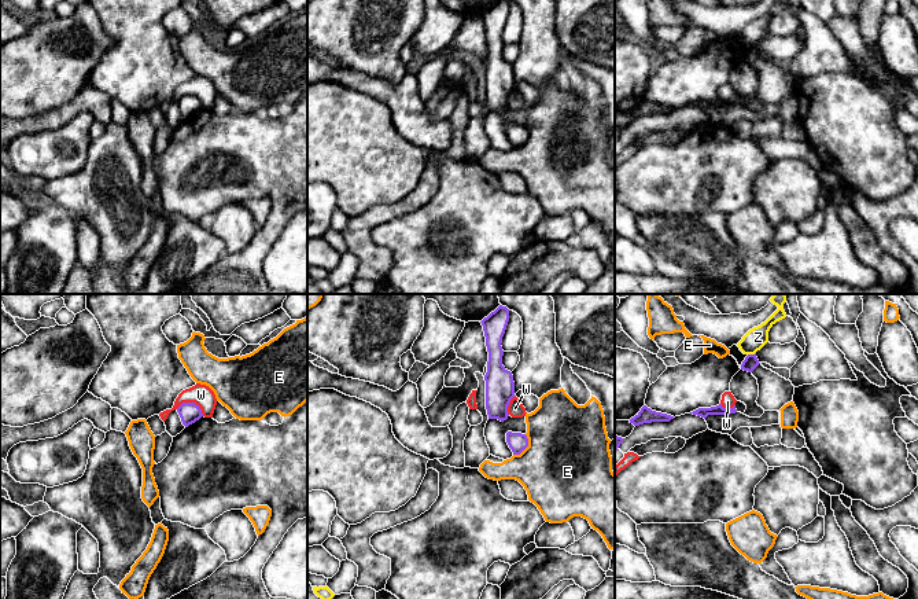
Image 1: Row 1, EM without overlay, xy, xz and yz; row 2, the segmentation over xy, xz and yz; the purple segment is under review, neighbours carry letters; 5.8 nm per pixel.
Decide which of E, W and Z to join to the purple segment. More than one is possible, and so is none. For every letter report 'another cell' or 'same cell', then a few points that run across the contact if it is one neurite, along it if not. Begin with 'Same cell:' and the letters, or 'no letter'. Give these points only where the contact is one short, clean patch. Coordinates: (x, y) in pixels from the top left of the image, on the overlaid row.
Same cell: no letter
E: another cell
W: another cell | xy (176, 408), (183, 403), (194, 403), (203, 415)
Z: another cell | yz (755, 352), (748, 355)

